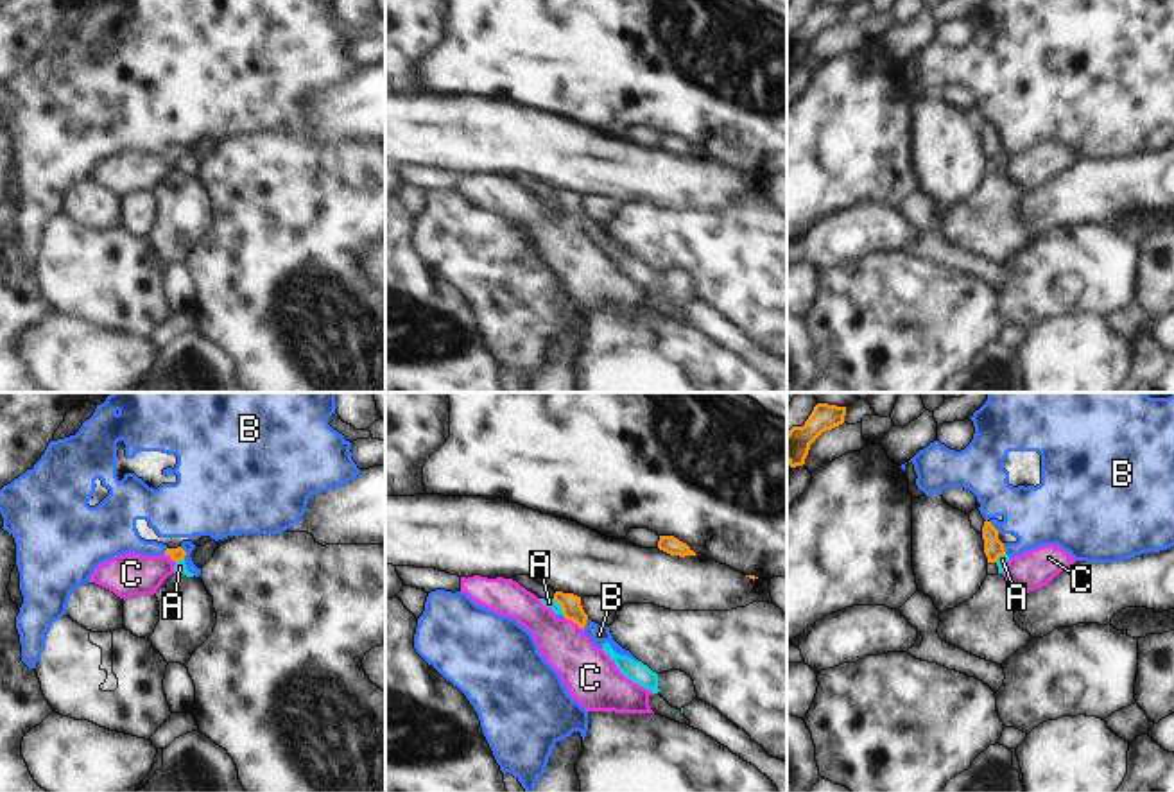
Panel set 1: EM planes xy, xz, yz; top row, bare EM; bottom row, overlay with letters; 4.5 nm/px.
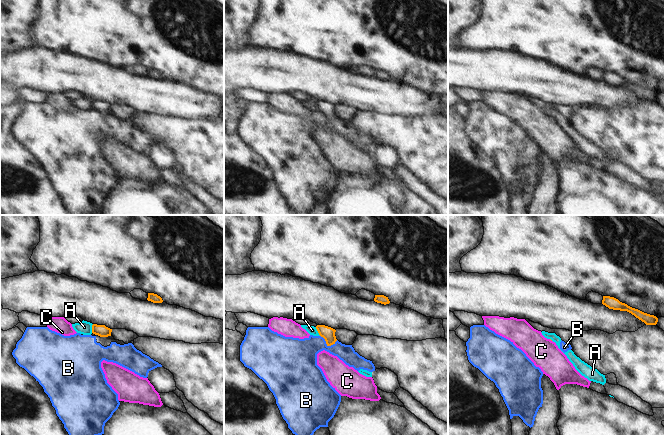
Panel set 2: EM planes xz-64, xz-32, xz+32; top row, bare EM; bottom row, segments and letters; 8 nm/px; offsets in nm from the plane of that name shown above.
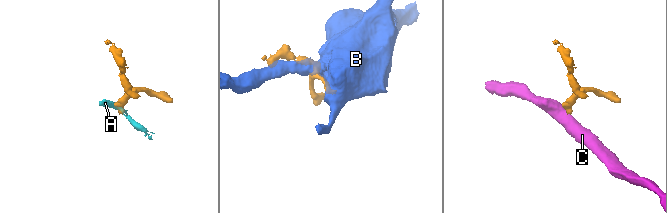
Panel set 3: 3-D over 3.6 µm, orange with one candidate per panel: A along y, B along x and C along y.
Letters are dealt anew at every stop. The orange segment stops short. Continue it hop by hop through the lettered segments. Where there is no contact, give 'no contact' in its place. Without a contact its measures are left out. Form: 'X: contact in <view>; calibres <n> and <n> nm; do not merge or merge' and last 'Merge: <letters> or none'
A: contact in xz; calibres 90 and 50 nm; do not merge
B: contact in yz; calibres 90 and 280 nm; do not merge
C: contact in xz; calibres 90 and 240 nm; merge
Merge: C

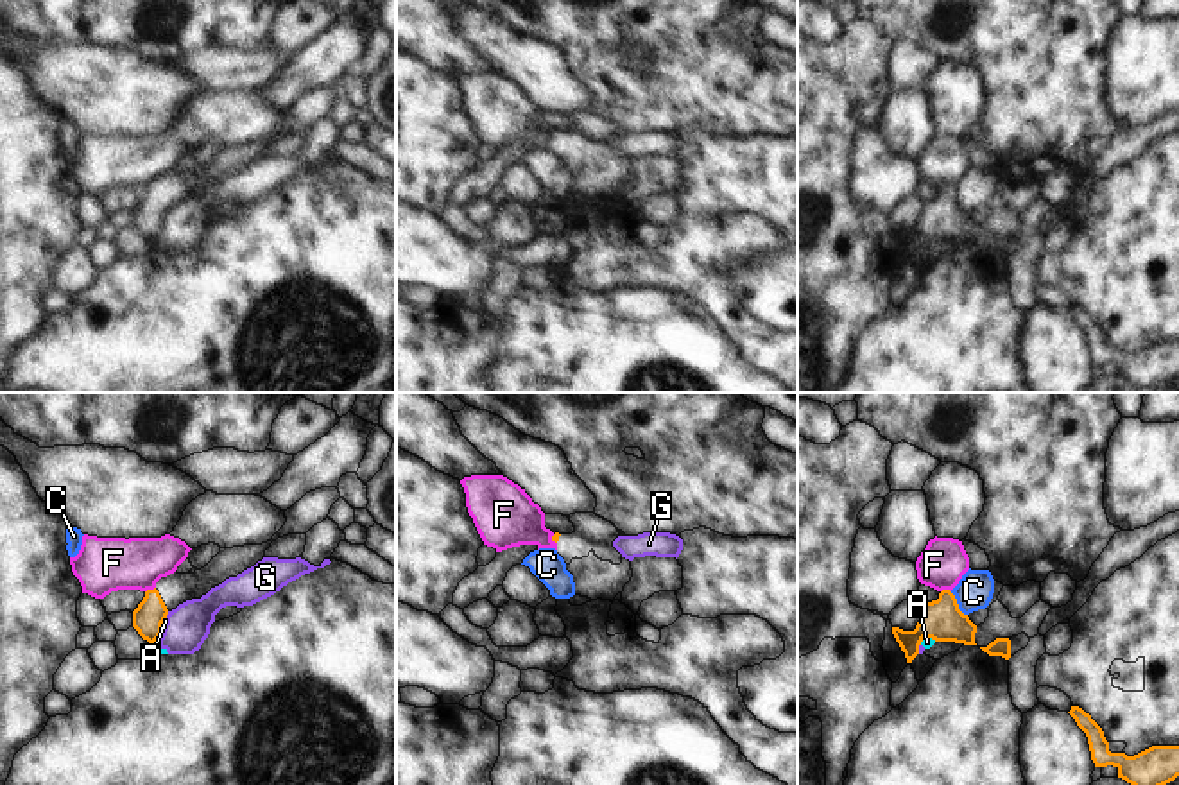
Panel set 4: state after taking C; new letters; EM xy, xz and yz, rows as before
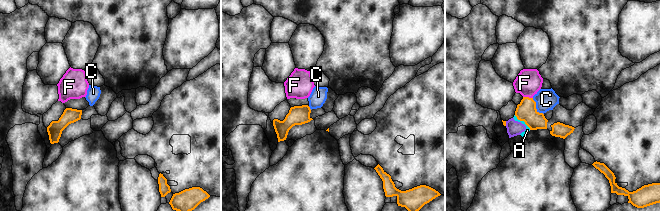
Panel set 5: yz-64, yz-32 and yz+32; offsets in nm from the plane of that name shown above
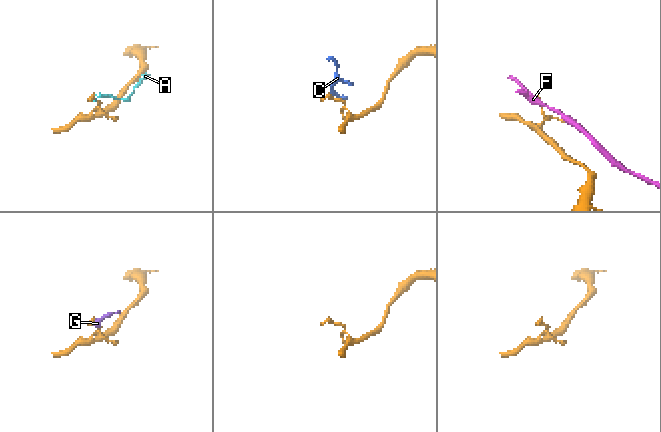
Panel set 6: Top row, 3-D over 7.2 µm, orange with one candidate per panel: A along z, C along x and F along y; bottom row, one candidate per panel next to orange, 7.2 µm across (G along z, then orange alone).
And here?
A: contact in xy; calibres 140 and 20 nm; do not merge
C: contact in yz; calibres 180 and 160 nm; do not merge
F: contact in xy; calibres 140 and 260 nm; do not merge
G: contact in xy; calibres 140 and 200 nm; do not merge
Merge: none

